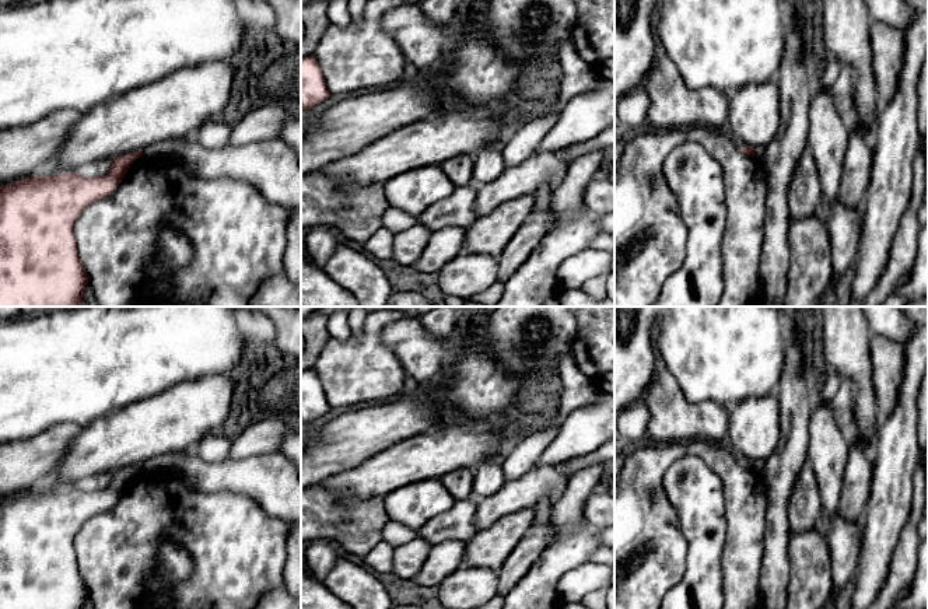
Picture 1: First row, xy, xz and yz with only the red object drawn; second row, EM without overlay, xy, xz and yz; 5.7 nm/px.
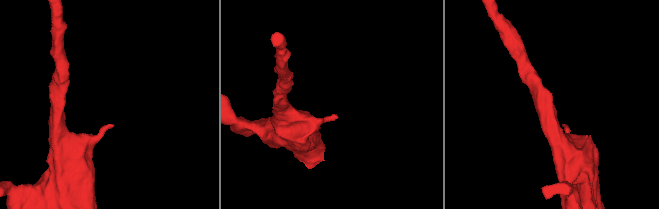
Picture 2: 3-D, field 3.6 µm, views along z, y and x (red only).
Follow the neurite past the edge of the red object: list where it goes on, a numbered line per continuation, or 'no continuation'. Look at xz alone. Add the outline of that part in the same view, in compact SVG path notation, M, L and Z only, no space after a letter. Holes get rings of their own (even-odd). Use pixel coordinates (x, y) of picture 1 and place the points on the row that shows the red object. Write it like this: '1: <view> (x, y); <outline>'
no continuation

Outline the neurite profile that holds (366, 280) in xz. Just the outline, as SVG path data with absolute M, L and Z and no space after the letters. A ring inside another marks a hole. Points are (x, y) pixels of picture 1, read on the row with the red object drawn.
M337 244L323 270L351 293L360 307L388 305L393 287L384 270L363 253Z

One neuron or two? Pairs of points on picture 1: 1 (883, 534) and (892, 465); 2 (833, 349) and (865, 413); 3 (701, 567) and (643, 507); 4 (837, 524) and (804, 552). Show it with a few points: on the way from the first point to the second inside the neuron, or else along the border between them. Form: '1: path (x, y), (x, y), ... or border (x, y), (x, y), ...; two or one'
1: path (885, 517), (889, 507), (892, 482); one
2: path (848, 364), (862, 378), (864, 398); one
3: border (679, 520), (687, 556), (678, 583); two
4: border (825, 538), (829, 546), (830, 570); two

